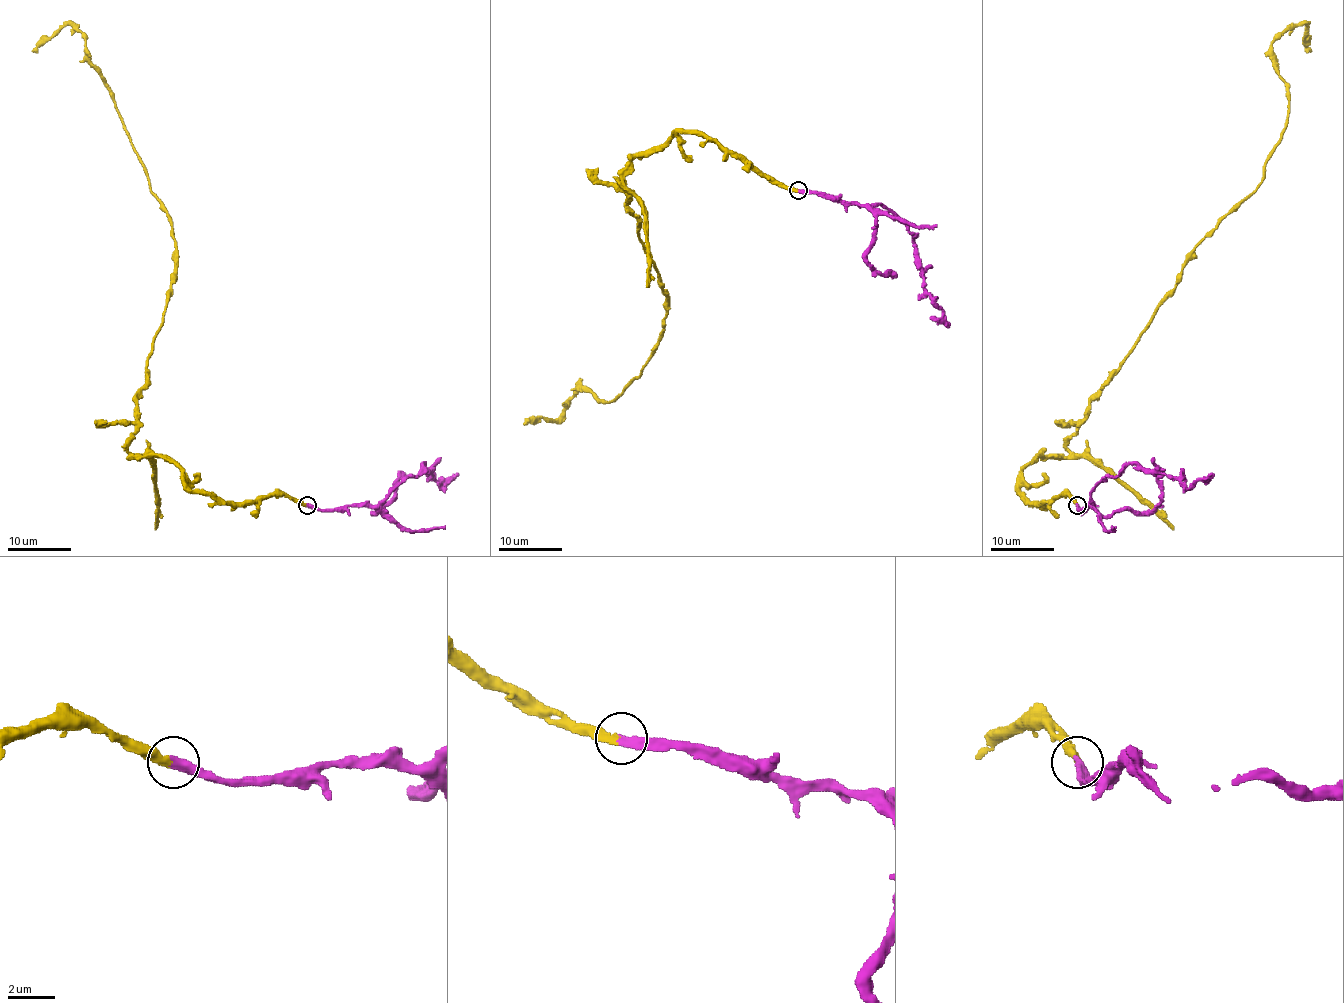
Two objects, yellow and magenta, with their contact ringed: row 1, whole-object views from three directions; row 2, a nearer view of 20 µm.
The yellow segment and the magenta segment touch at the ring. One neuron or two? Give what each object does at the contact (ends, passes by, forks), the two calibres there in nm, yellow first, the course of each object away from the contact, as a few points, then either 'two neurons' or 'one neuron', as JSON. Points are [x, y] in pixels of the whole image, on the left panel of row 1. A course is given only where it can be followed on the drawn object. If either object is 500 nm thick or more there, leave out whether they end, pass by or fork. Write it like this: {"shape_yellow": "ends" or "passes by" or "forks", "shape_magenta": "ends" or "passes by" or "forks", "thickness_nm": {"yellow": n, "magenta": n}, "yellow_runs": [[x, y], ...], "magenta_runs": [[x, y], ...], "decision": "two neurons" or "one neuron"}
{"shape_yellow": "ends", "shape_magenta": "ends", "thickness_nm": {"yellow": 320, "magenta": 400}, "yellow_runs": [[306, 504], [226, 503], [167, 458], [129, 454], [172, 286], [170, 217], [77, 29], [32, 51]], "magenta_runs": [[306, 504], [319, 509], [378, 506], [408, 477], [414, 477], [422, 465], [443, 489], [457, 474]], "decision": "one neuron"}

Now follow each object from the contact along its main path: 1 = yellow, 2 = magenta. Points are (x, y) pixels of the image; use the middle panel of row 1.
1: (798, 191), (695, 133), (638, 154), (619, 179), (666, 295), (662, 338), (614, 400), (582, 385), (524, 425)
2: (798, 191), (884, 205), (899, 219), (914, 241), (925, 289), (949, 327)

